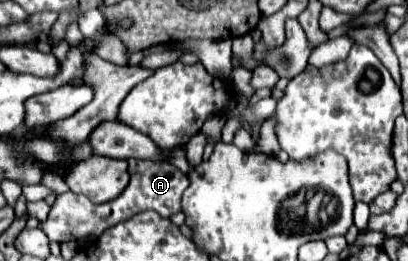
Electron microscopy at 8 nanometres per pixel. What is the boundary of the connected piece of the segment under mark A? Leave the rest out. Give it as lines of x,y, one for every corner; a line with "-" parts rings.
132,159
128,161
128,173
130,173
128,187
108,203
96,205
96,203
90,203
84,195
76,195
72,191
58,195
52,205
52,213
48,215
48,221
40,223
48,239
56,243
66,243
74,239
84,239
88,235
100,237
100,233
104,233
108,227
120,221
126,221
128,217
148,209
158,211
162,217
172,217
182,211
182,193
186,191
190,181
188,181
188,175
182,173
178,167
164,161

